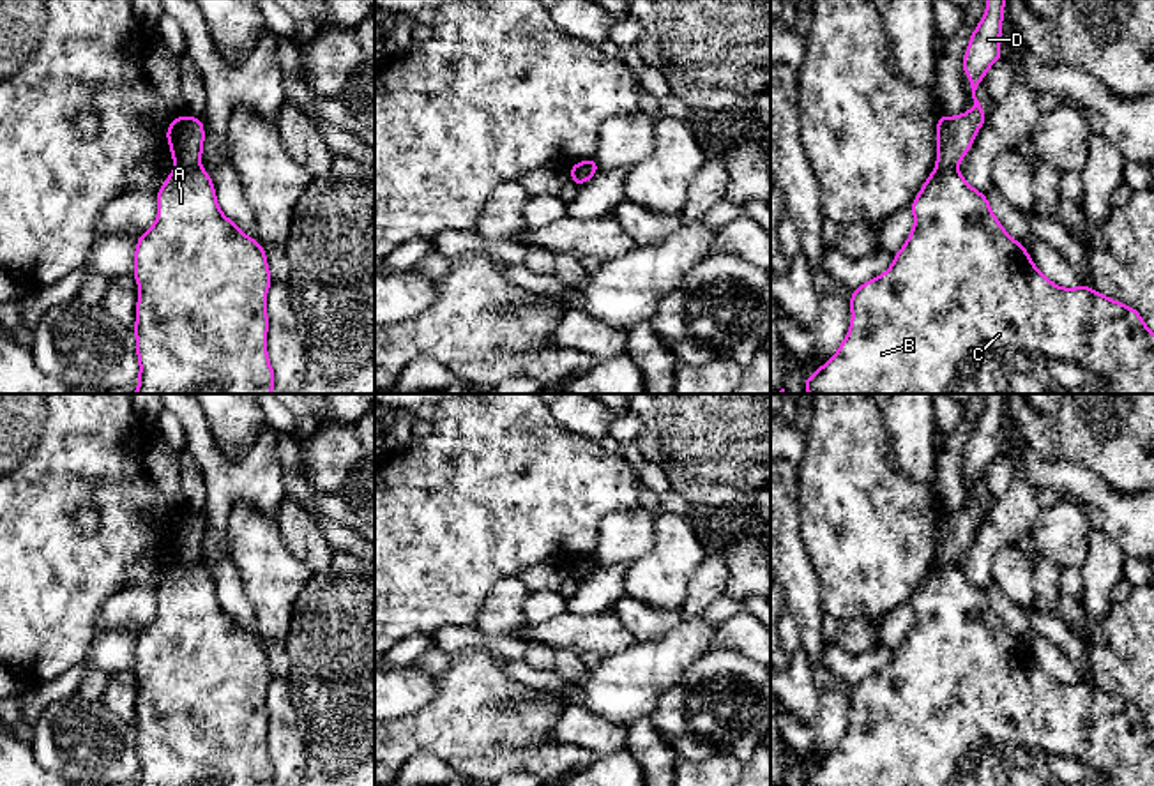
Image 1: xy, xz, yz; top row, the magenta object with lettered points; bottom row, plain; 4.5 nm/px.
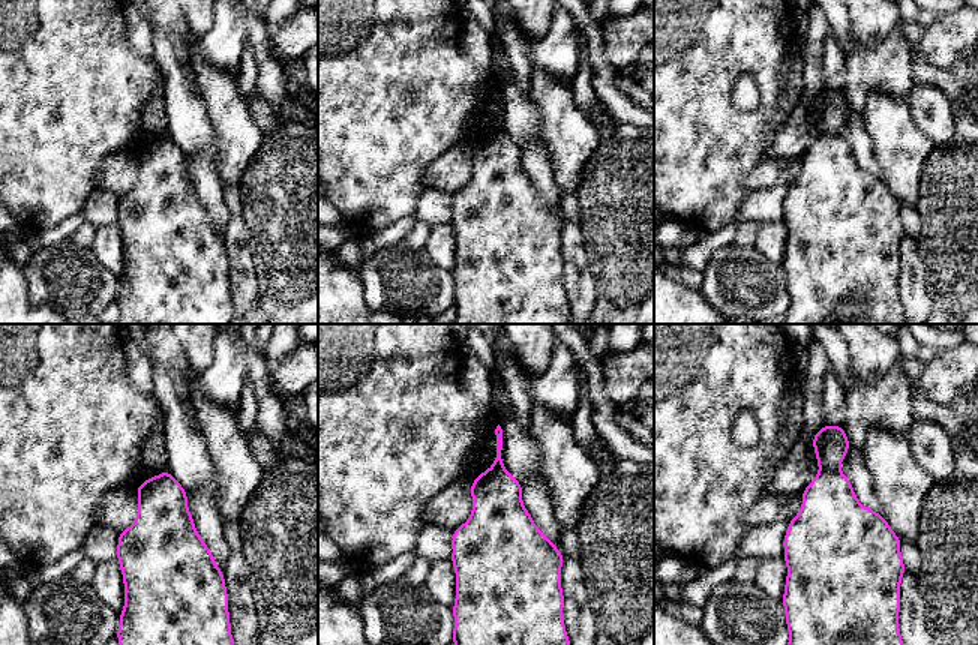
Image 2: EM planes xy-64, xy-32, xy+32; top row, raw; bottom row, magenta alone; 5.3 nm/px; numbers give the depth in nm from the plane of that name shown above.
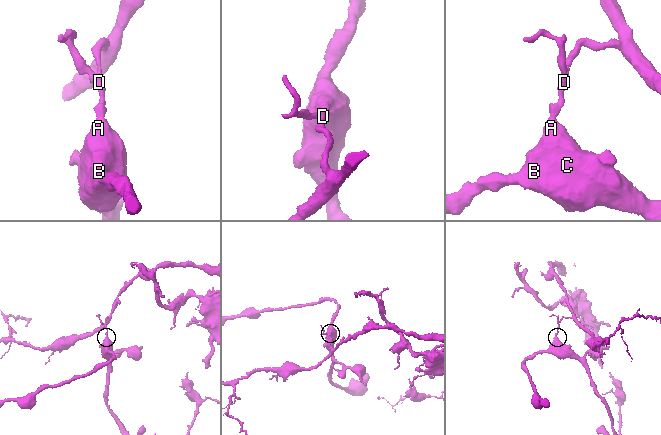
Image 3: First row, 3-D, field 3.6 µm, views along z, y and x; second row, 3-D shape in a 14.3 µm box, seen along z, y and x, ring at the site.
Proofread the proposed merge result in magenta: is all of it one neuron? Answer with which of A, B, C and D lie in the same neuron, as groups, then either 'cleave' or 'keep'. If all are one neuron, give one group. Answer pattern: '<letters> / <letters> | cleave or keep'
A B C / D | cleave

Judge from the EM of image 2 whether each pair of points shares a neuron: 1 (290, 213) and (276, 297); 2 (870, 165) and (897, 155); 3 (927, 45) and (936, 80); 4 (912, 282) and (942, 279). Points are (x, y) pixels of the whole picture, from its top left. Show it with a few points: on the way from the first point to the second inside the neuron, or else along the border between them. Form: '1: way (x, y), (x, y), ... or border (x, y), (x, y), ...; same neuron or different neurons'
1: way (290, 234), (290, 276); same neuron
2: border (864, 129), (870, 137), (884, 179); different neurons
3: border (962, 50), (948, 69), (912, 57); different neurons
4: border (917, 246), (924, 264), (924, 284), (932, 308); different neurons

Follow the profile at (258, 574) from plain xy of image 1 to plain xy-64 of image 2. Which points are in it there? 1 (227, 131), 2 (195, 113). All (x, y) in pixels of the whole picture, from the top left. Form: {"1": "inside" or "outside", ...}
{"1": "inside", "2": "outside"}

